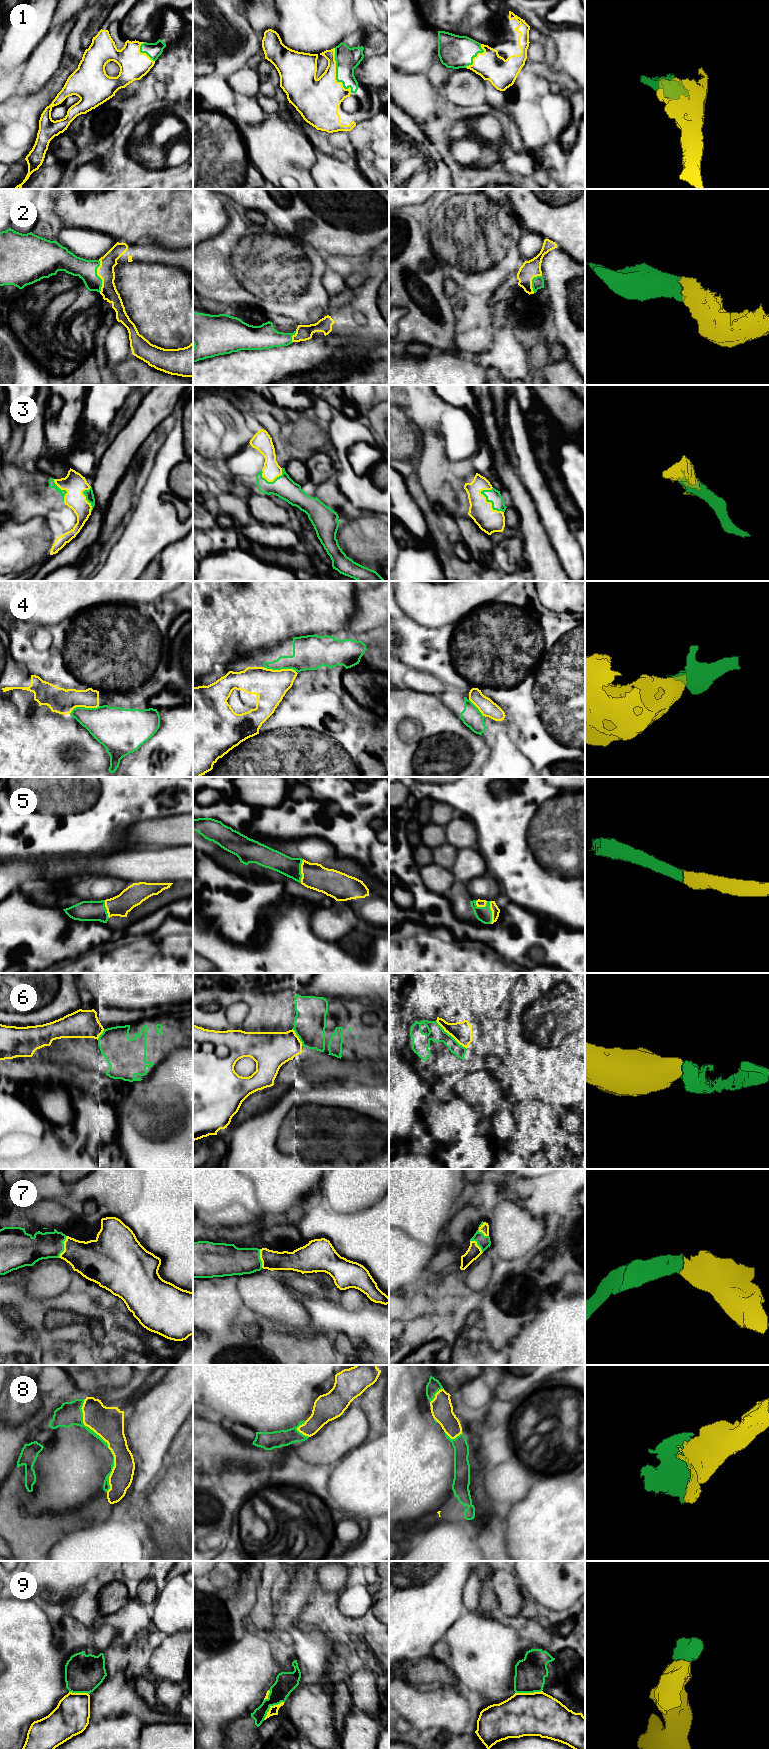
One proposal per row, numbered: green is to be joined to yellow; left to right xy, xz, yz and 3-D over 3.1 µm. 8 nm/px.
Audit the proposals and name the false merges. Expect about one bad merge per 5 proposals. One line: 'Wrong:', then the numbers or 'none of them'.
Wrong: 4, 6, 9

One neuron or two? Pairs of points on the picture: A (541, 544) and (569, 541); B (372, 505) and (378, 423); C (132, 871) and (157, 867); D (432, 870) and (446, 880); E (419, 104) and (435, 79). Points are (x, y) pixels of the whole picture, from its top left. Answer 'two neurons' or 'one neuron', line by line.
A: two neurons
B: two neurons
C: one neuron
D: one neuron
E: two neurons

